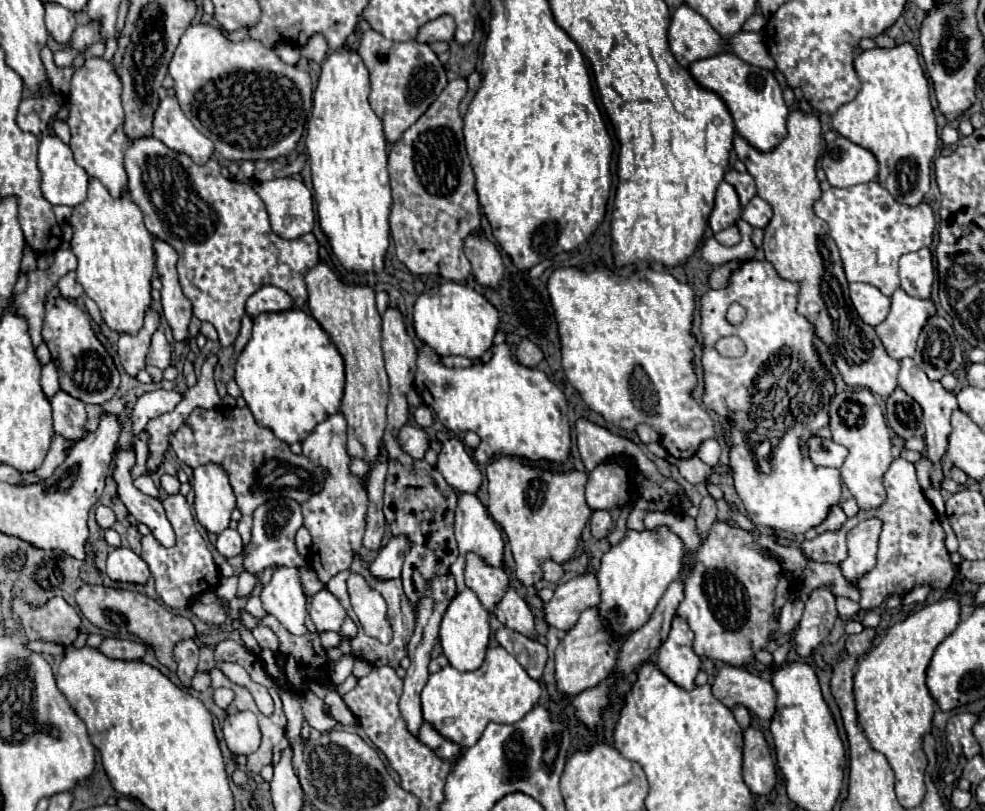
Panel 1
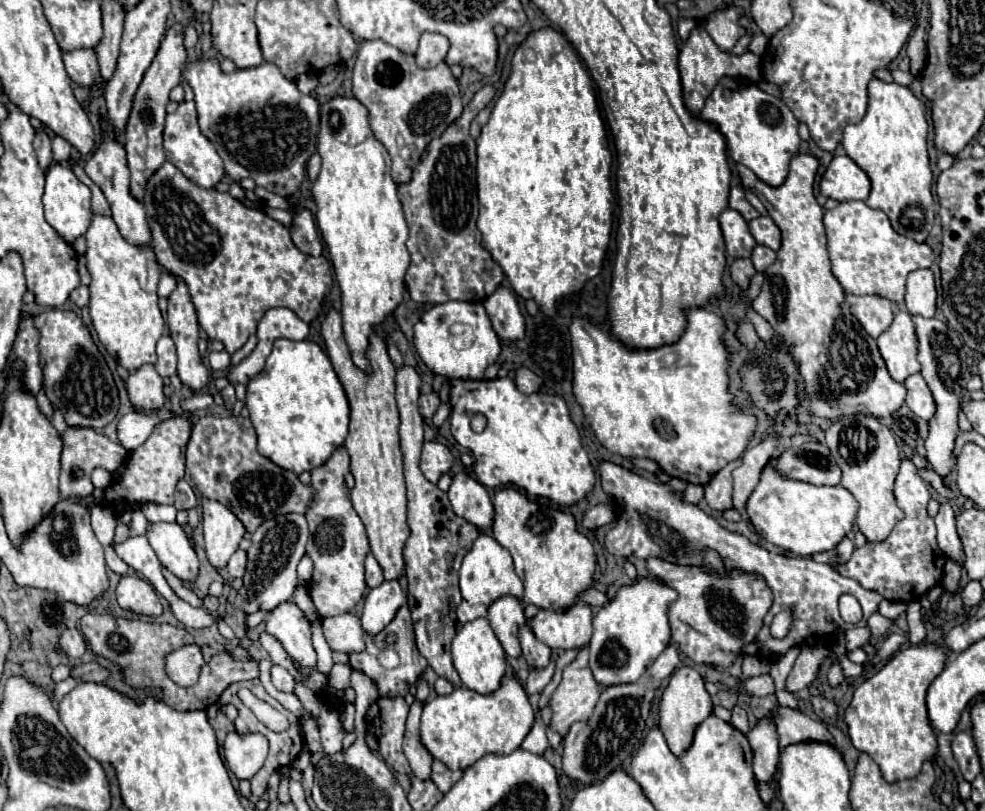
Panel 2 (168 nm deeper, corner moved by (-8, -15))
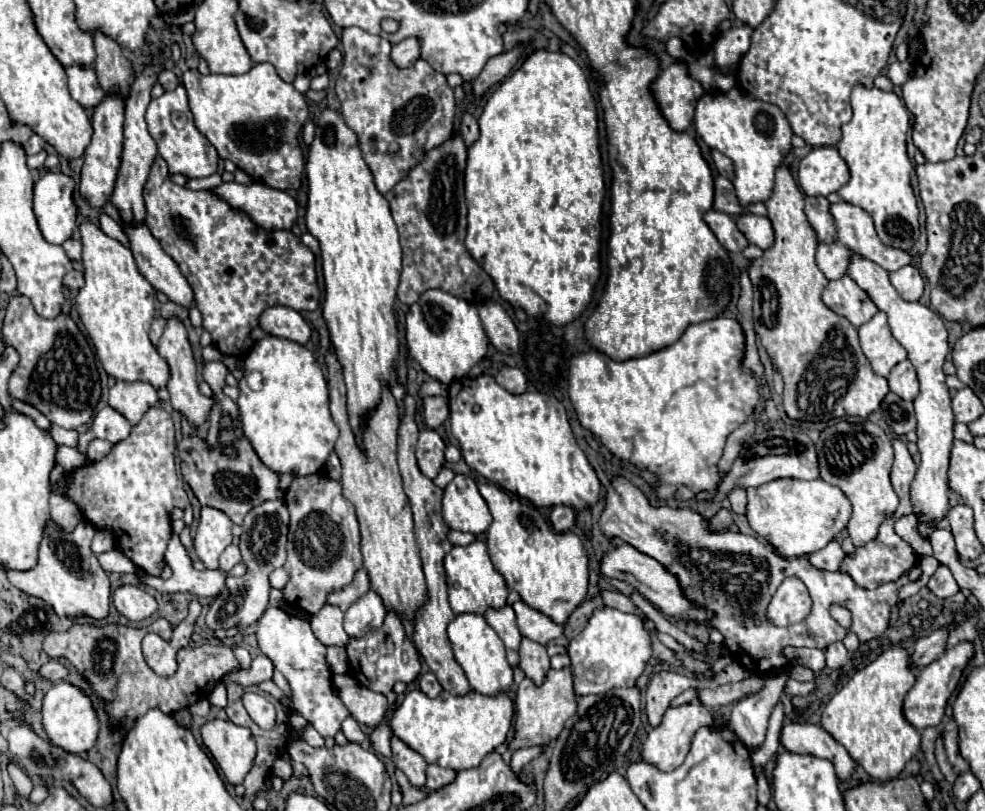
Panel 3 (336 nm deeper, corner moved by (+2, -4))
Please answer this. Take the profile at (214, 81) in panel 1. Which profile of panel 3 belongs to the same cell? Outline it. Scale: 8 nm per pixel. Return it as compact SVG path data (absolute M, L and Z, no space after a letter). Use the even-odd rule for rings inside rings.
M254 64L250 72L240 76L202 76L198 70L188 70L184 74L184 88L194 114L194 126L218 150L220 158L232 160L252 180L266 186L278 190L298 190L302 186L306 160L300 134L308 118L308 106L304 96L284 82L272 64ZM274 154L280 154L286 162L278 172L268 168Z

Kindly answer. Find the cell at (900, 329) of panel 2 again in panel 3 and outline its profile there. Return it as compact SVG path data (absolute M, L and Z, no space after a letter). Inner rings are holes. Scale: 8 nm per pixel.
M882 312L874 314L866 324L858 326L858 338L872 372L878 376L886 378L890 370L906 358L906 350L902 344L898 344L898 340L894 340Z

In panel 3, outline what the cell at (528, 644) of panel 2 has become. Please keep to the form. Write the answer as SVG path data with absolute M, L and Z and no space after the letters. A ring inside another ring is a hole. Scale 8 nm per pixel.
M522 638L520 644L520 668L524 670L524 674L536 684L542 686L546 680L546 674L550 670L550 656L546 652L546 646L526 640Z

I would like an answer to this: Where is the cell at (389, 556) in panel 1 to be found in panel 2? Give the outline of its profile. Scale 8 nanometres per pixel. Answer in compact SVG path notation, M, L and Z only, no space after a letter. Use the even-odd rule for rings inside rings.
M396 579L384 581L382 585L370 589L366 595L362 627L372 635L382 631L394 619L394 613L402 605L406 605L406 593L402 585Z

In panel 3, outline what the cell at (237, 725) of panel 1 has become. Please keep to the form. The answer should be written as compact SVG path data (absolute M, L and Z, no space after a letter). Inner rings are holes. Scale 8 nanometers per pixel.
M210 720L200 728L202 742L224 772L226 780L236 786L242 784L252 768L256 756L256 742L248 728L226 720Z

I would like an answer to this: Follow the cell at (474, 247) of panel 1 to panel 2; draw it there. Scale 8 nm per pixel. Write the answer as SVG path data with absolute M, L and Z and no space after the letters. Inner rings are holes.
M498 285L496 291L482 301L482 305L490 315L494 331L504 343L524 337L524 317L514 293L508 287Z

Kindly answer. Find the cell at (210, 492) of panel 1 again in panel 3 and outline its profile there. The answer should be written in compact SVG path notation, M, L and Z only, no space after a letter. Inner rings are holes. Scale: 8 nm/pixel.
M202 508L200 524L194 538L194 550L208 570L218 570L218 558L226 546L232 544L232 520L216 510Z

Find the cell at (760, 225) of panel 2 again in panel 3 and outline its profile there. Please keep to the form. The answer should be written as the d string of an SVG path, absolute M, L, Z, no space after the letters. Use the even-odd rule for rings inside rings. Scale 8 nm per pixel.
M744 212L736 216L738 230L748 238L750 244L768 250L774 244L774 230L766 216L754 216L750 212Z

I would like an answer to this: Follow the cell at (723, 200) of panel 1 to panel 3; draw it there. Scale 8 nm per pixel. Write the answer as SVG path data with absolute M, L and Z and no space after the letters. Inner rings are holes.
M706 212L704 214L706 224L710 226L710 230L714 232L714 236L718 238L718 242L728 250L728 252L742 252L748 246L748 240L744 238L744 234L736 228L734 220L722 212Z

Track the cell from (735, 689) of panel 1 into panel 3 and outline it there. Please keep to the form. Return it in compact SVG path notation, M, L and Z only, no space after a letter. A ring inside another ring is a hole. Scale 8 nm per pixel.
M786 722L782 728L780 742L794 754L810 754L816 758L830 760L840 782L848 782L852 778L856 762L850 758L846 748L842 748L842 744L838 744L820 726Z

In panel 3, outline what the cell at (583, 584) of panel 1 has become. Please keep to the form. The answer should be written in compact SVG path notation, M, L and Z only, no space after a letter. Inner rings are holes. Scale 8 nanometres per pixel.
M522 600L514 602L512 604L514 612L516 612L516 624L518 624L518 630L522 632L524 638L530 638L538 644L546 644L550 640L556 640L562 636L562 630L564 626L560 624L554 624L548 616L540 614L538 610L530 608L528 604L524 604Z

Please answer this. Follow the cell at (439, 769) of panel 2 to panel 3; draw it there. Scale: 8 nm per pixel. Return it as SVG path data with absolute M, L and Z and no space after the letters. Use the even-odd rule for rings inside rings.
M430 764L428 770L426 770L426 776L428 776L428 782L426 782L426 788L430 792L438 790L438 788L444 788L448 784L454 782L456 778L456 772L454 770L446 770L446 768L440 768L436 764Z

